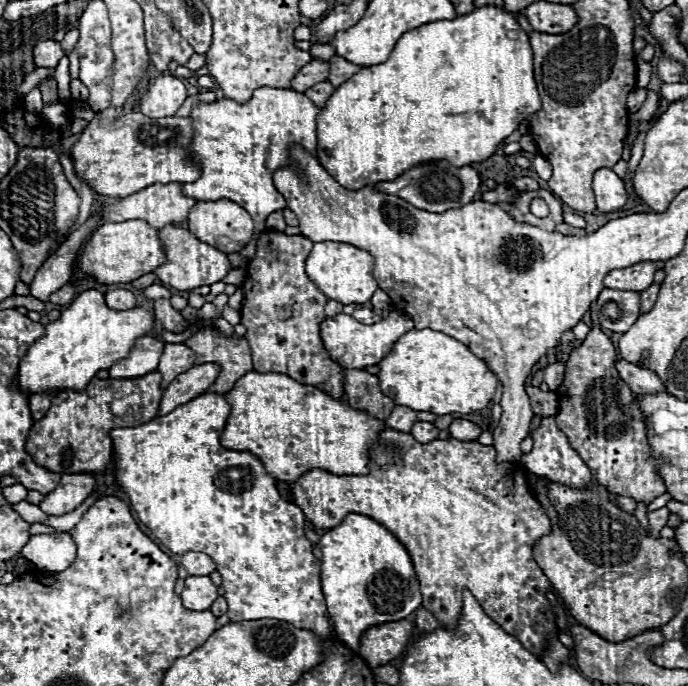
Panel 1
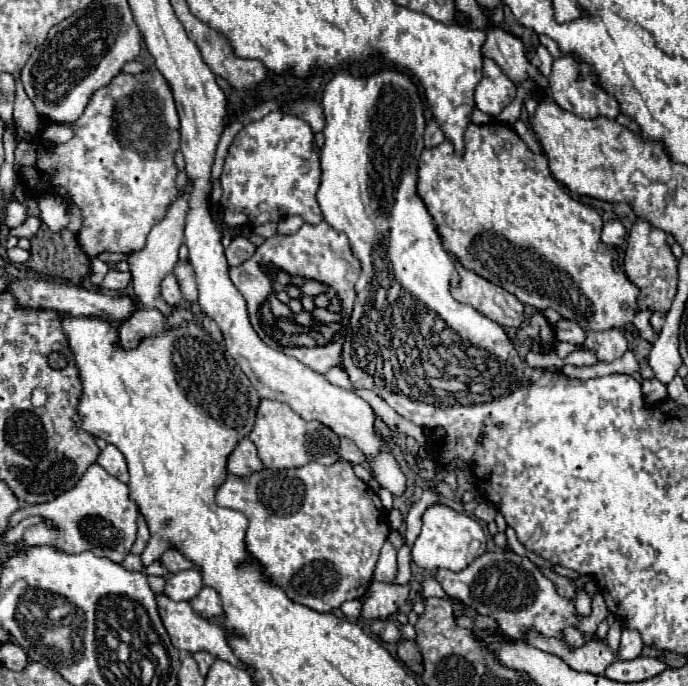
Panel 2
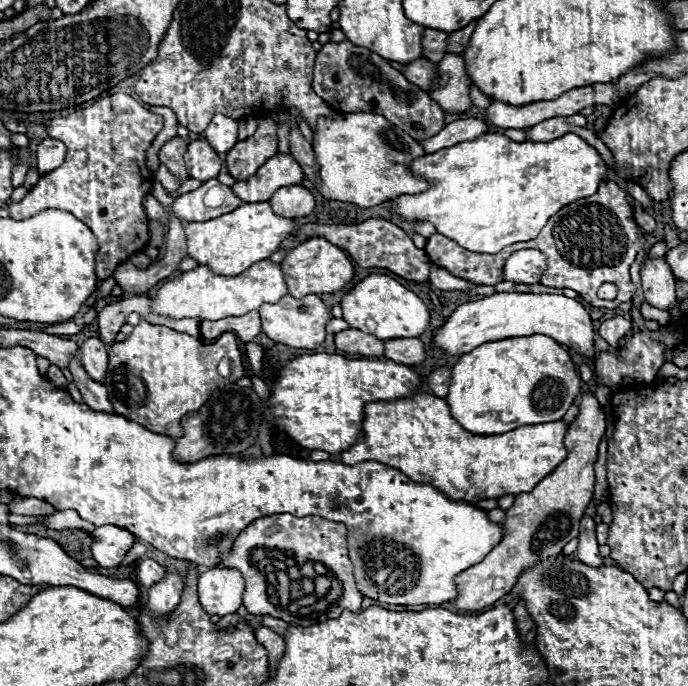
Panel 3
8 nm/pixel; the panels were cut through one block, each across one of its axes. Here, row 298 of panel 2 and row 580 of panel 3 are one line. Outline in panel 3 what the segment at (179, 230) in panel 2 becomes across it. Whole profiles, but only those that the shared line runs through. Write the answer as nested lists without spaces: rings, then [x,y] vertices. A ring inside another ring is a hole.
[[[146,558],[142,560],[138,566],[136,566],[136,574],[138,574],[138,582],[142,588],[150,588],[158,582],[164,580],[166,576],[166,568],[162,564],[158,564],[156,560],[152,558]]]

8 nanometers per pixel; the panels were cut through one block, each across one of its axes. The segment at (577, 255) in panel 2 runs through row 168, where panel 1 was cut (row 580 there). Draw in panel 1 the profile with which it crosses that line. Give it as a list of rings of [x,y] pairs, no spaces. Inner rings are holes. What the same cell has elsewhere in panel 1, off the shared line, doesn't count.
[[[384,430],[380,434],[380,442],[372,448],[372,462],[374,468],[368,476],[336,476],[326,470],[306,472],[294,484],[294,504],[302,508],[316,530],[330,530],[342,524],[346,514],[352,512],[384,524],[384,528],[404,544],[412,558],[422,590],[422,606],[426,606],[444,628],[454,630],[458,626],[462,594],[464,590],[470,590],[494,622],[516,636],[532,654],[542,658],[548,636],[558,634],[558,630],[556,614],[546,598],[550,580],[532,558],[532,548],[544,534],[550,534],[552,528],[546,508],[530,492],[526,468],[498,462],[496,450],[492,446],[482,446],[476,440],[462,442],[448,438],[420,444],[412,434],[396,430]]]

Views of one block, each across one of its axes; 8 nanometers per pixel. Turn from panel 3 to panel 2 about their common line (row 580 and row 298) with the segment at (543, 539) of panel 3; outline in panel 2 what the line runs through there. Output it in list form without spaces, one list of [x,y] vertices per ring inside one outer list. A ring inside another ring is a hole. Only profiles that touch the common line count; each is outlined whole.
[[[458,260],[454,264],[460,274],[460,282],[454,284],[450,290],[458,302],[472,306],[474,310],[478,310],[480,314],[484,314],[486,318],[494,320],[500,326],[508,326],[508,328],[522,326],[524,306],[516,296],[488,282],[476,272],[464,268]]]

